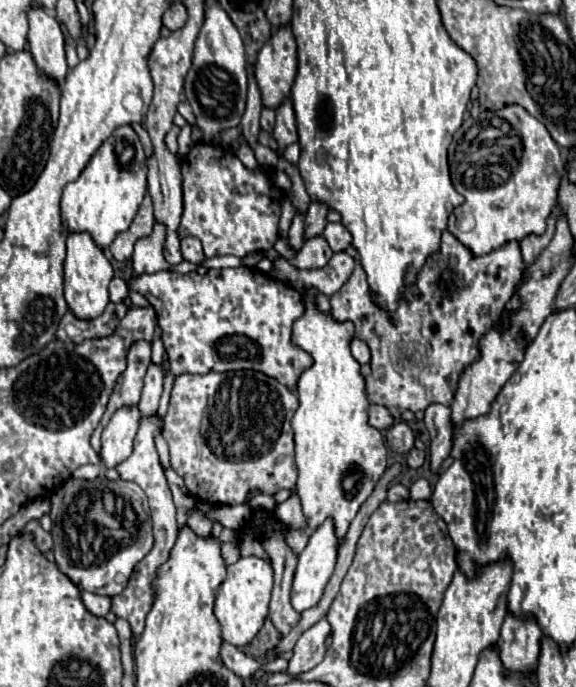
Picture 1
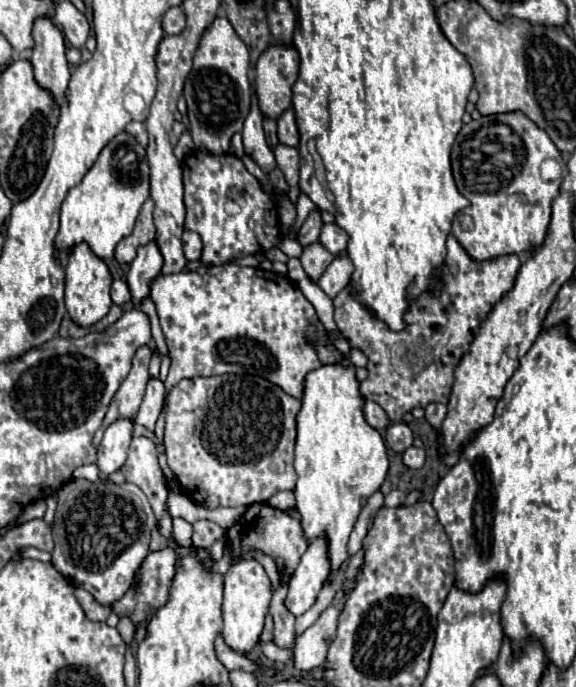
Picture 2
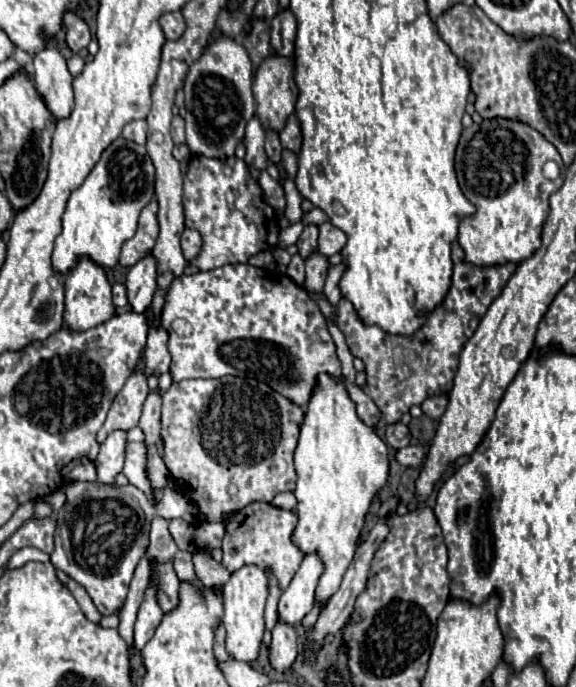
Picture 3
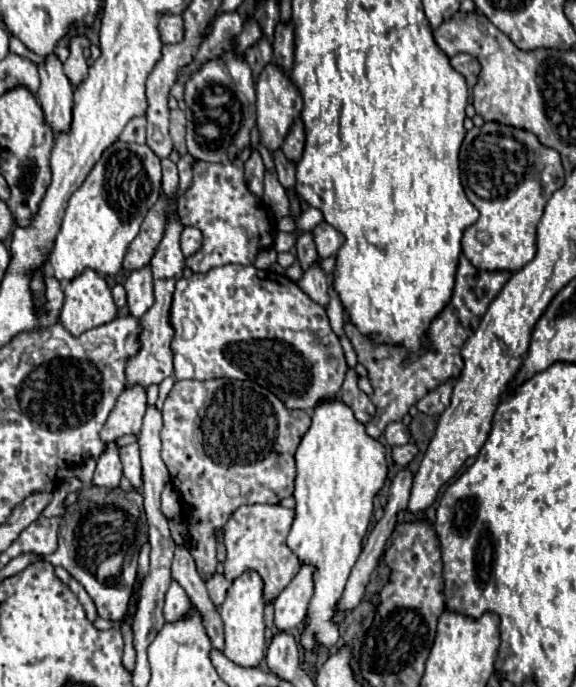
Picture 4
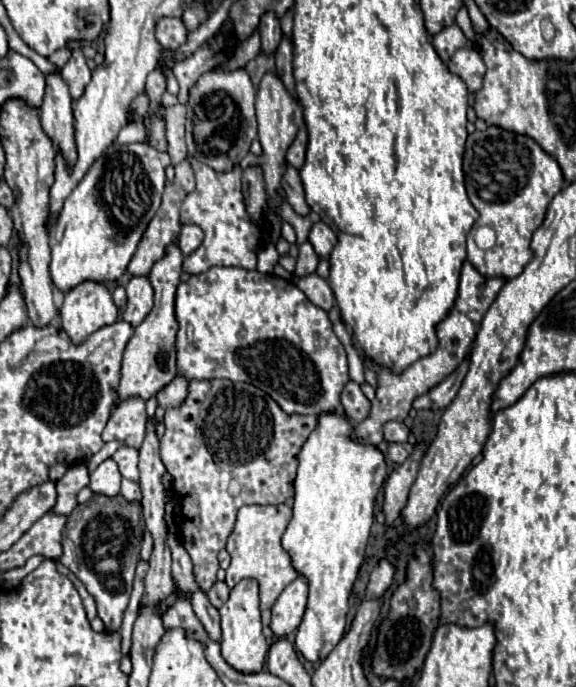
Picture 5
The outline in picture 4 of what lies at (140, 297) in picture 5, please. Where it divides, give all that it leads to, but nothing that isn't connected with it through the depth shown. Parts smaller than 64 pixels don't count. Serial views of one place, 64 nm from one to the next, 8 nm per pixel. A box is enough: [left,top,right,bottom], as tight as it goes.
[124,268,154,318]

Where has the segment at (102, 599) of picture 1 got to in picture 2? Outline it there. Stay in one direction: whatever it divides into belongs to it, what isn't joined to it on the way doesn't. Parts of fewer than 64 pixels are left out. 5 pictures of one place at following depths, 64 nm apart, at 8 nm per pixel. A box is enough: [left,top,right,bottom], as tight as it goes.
[74,438,176,622]

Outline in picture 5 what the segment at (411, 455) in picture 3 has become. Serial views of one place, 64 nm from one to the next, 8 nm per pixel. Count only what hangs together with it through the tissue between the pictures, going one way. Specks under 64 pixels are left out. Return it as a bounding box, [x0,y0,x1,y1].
[388,442,412,464]

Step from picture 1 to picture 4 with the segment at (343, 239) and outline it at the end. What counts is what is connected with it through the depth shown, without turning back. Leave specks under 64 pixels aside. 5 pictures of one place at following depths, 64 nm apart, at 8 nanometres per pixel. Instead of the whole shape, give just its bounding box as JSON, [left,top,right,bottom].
[312,222,342,258]

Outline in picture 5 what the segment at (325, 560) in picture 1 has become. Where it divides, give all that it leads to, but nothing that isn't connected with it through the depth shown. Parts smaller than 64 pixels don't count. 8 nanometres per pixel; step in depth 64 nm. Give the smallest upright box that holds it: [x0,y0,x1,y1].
[270,576,308,638]

